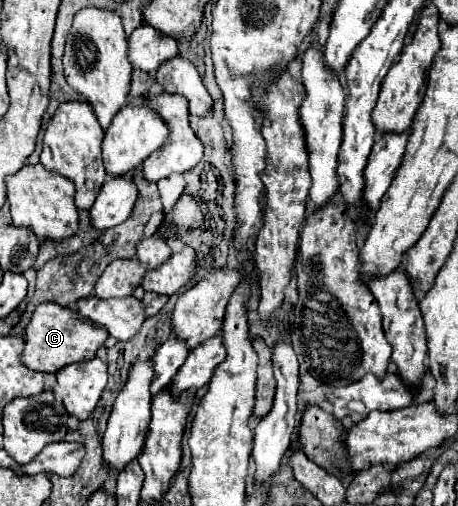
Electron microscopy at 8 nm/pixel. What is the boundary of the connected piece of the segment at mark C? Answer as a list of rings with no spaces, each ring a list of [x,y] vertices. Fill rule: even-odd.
[[[41,303],[25,329],[25,337],[27,345],[21,355],[21,361],[33,371],[57,373],[65,365],[93,359],[97,351],[105,345],[109,335],[105,327],[99,327],[89,319],[83,319],[83,315],[79,315],[79,311],[75,309],[59,307],[57,303]]]

